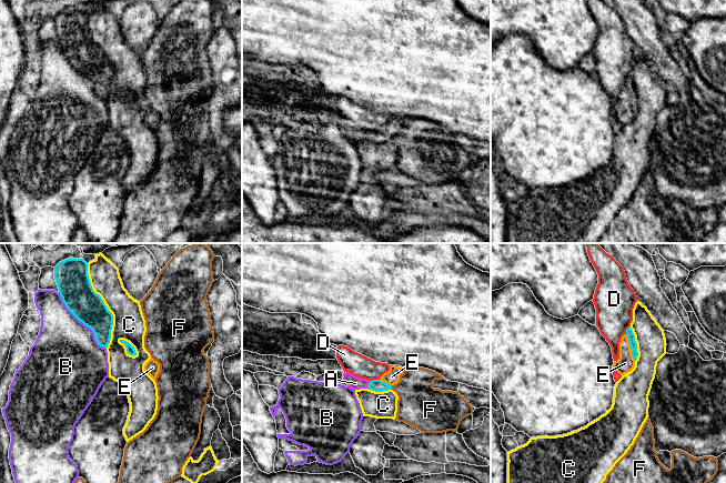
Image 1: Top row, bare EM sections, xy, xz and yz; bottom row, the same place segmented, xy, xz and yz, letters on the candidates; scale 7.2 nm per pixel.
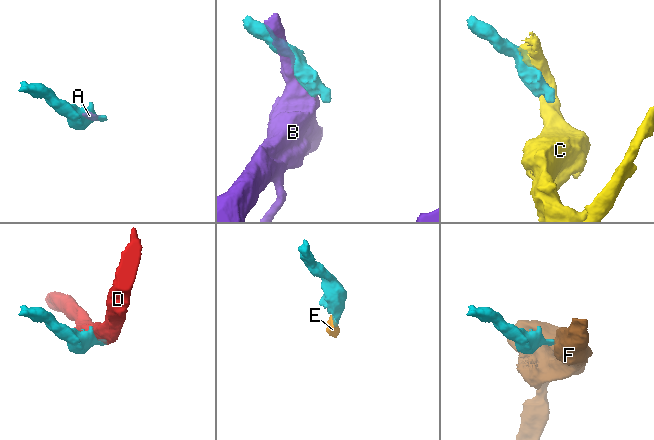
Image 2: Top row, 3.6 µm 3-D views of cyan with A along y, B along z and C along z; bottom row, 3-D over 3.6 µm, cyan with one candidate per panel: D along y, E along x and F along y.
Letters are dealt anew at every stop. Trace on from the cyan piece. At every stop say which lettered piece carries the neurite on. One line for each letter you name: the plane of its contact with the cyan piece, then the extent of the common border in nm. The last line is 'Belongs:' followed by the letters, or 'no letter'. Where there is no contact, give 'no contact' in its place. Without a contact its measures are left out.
A: xz | 60 nm
E: yz | 200 nm
Belongs: A, E

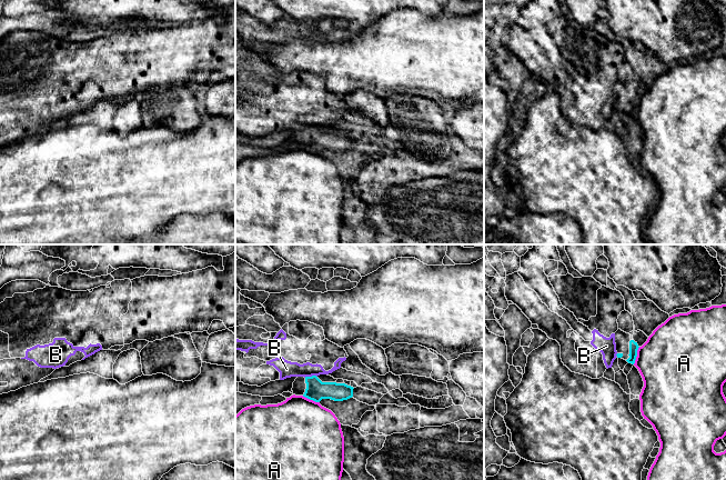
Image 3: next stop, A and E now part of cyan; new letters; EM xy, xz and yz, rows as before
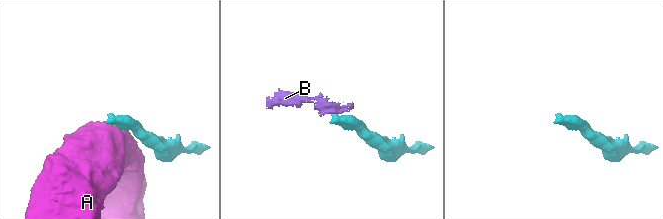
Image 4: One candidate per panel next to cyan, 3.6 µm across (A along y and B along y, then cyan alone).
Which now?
Belongs: no letter

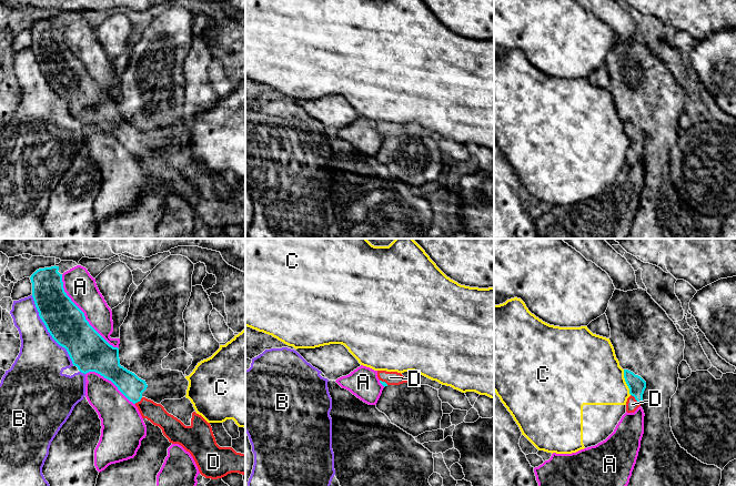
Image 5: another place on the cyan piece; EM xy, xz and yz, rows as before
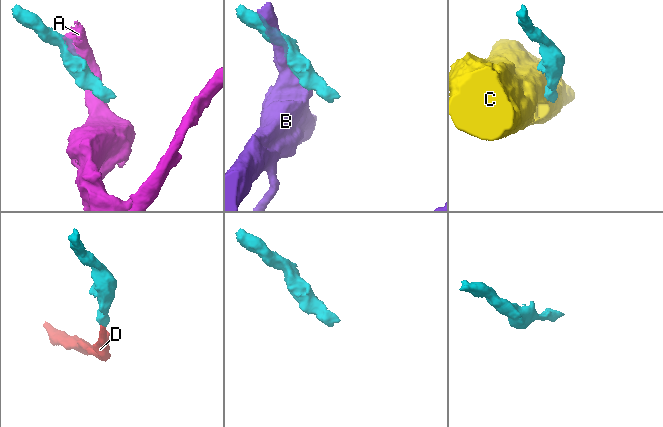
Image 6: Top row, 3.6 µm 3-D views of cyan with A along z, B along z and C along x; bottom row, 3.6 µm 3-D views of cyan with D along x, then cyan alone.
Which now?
D: yz | 100 nm
Belongs: D

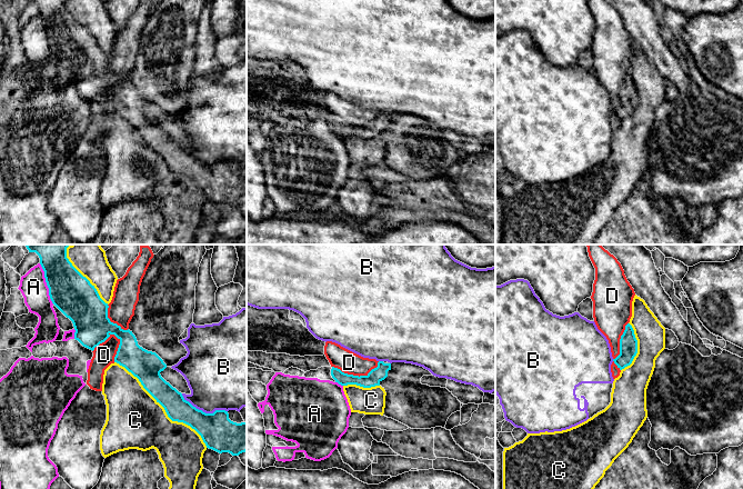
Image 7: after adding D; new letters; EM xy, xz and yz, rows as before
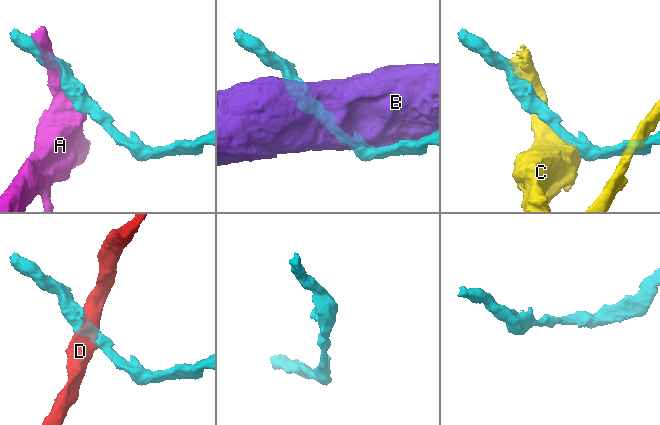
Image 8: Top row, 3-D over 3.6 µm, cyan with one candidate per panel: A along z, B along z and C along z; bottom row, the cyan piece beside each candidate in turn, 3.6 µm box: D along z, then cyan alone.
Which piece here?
Belongs: no letter

